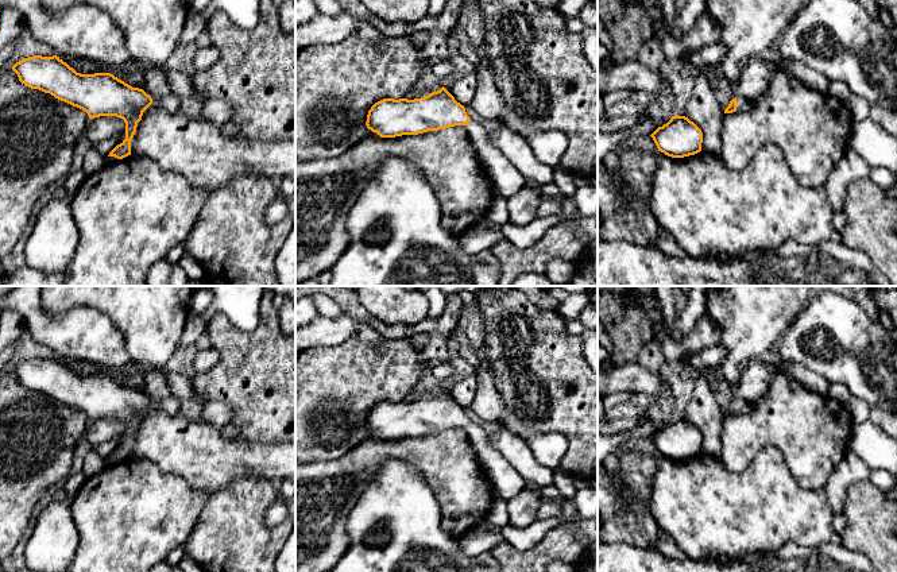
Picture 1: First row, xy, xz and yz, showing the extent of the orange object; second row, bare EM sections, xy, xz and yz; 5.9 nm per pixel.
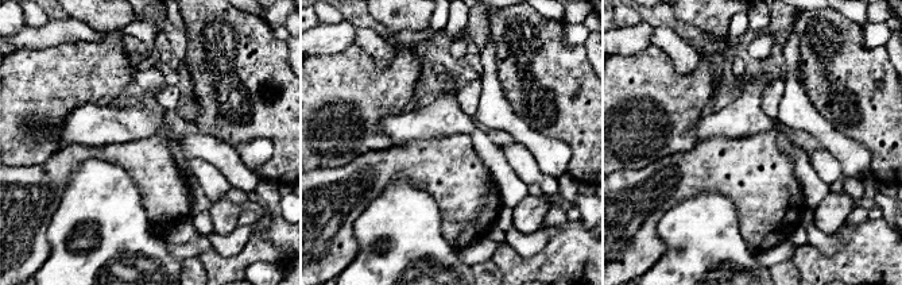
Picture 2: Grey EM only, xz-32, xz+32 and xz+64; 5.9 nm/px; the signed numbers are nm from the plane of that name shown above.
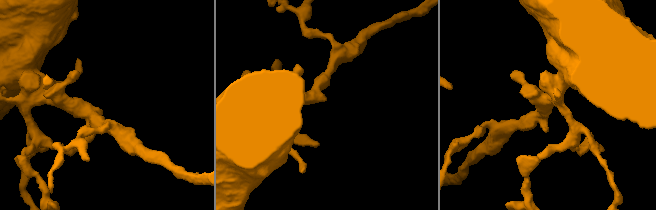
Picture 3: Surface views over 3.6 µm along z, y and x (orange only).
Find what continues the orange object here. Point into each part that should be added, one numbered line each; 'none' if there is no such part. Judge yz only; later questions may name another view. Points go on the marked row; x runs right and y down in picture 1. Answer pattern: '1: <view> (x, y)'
1: yz (742, 103)

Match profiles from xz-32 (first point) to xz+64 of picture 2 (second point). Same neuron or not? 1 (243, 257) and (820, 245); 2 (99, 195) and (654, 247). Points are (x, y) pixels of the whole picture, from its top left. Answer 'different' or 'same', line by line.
1: different
2: different

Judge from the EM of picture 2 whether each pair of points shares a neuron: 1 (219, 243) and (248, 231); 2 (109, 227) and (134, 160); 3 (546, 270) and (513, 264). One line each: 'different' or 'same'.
1: same
2: different
3: same

